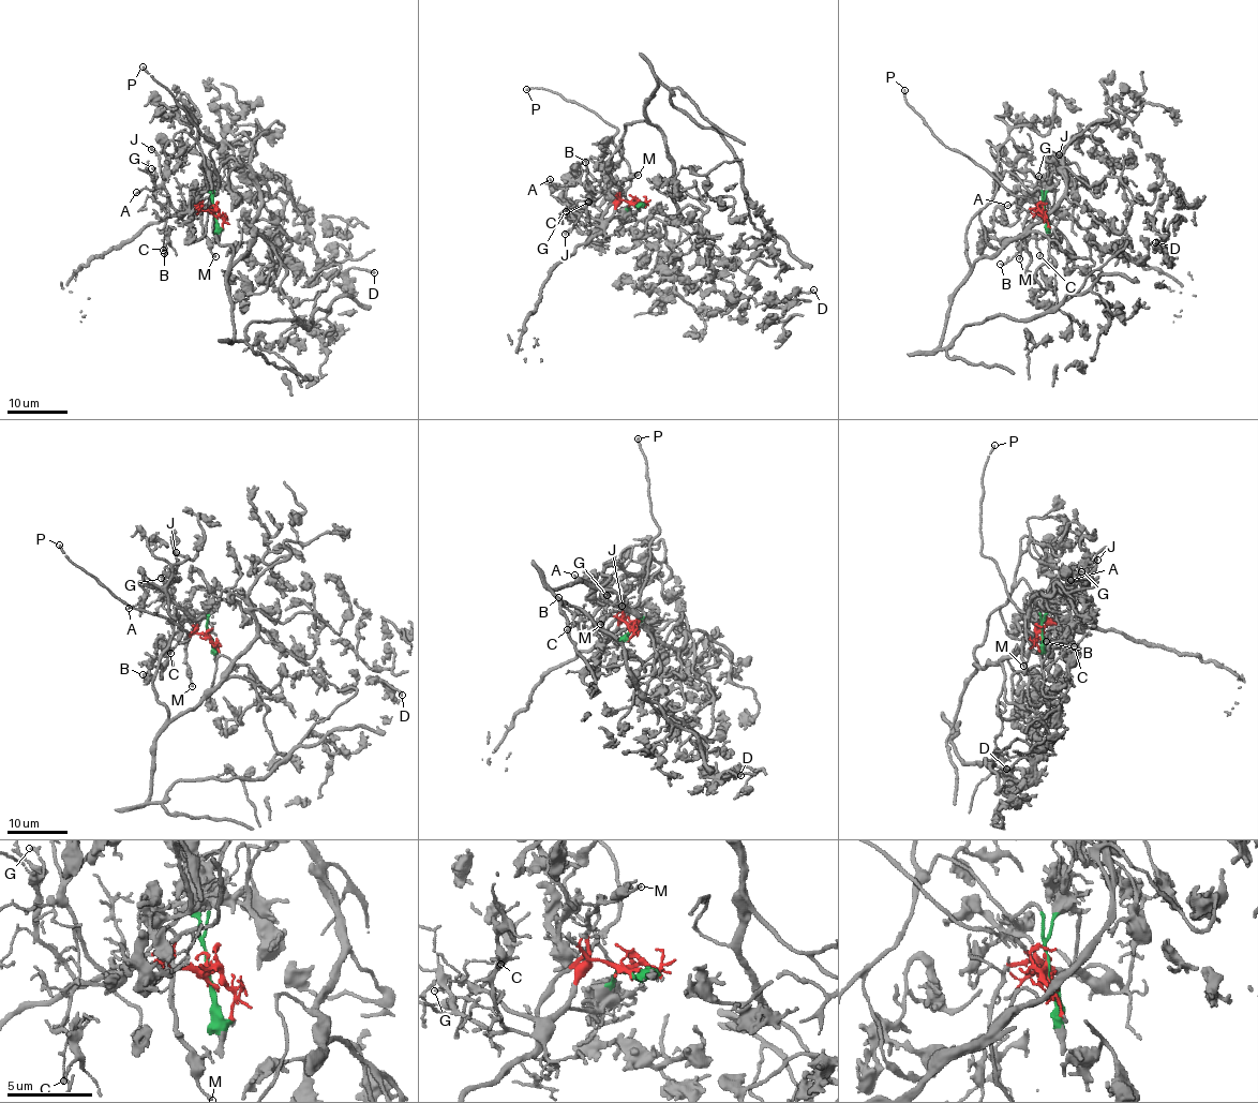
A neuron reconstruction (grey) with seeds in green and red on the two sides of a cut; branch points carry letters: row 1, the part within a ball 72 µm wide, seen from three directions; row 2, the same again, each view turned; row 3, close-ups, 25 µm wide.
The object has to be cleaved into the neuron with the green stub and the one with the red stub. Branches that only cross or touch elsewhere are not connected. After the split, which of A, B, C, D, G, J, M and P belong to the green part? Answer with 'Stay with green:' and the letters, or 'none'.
Stay with green: D

